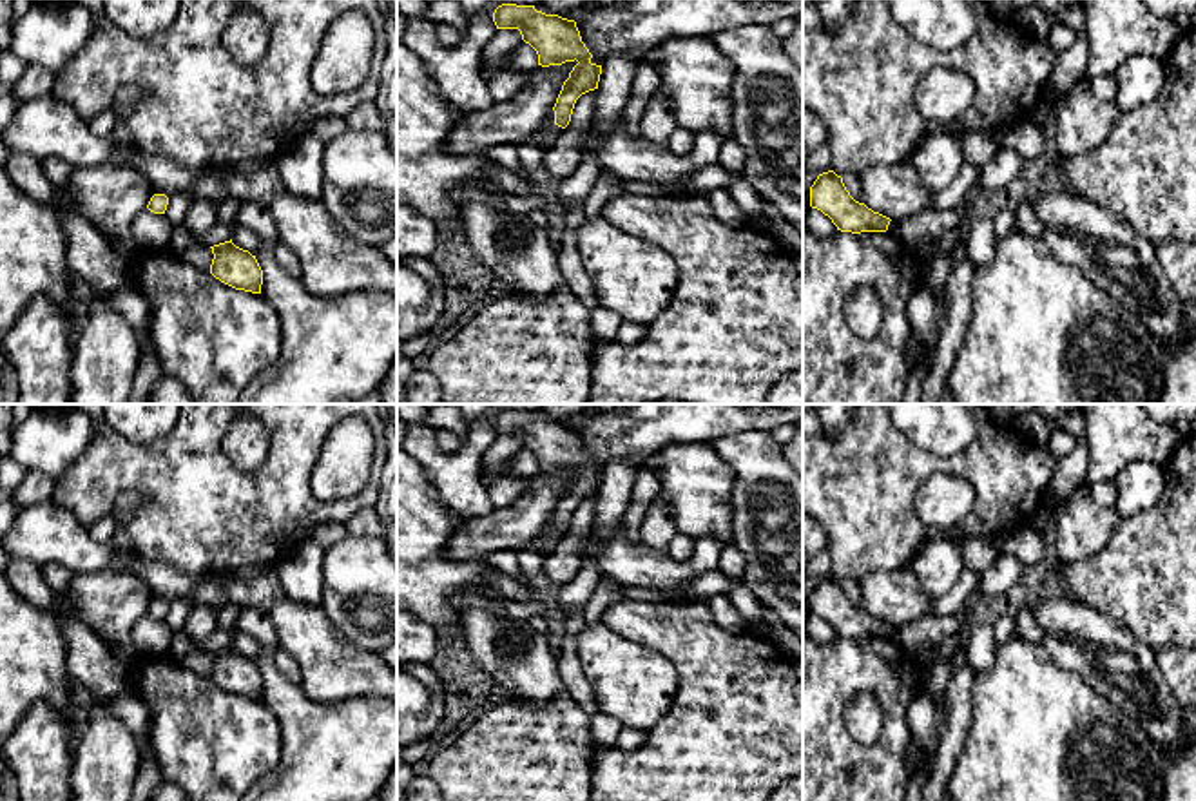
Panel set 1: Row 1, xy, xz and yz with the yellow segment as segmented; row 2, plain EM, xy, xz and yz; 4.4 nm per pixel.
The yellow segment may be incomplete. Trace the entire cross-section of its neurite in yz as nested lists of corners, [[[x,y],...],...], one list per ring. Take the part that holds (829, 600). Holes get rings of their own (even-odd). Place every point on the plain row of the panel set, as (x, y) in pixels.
[[[834,576],[817,582],[810,593],[810,613],[821,616],[841,638],[886,638],[890,623],[855,607]]]

